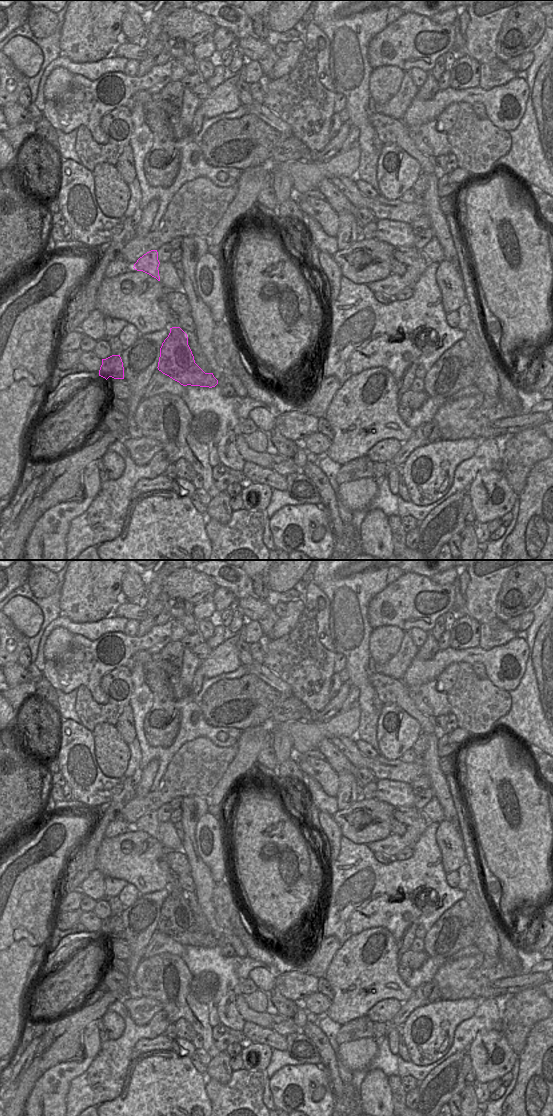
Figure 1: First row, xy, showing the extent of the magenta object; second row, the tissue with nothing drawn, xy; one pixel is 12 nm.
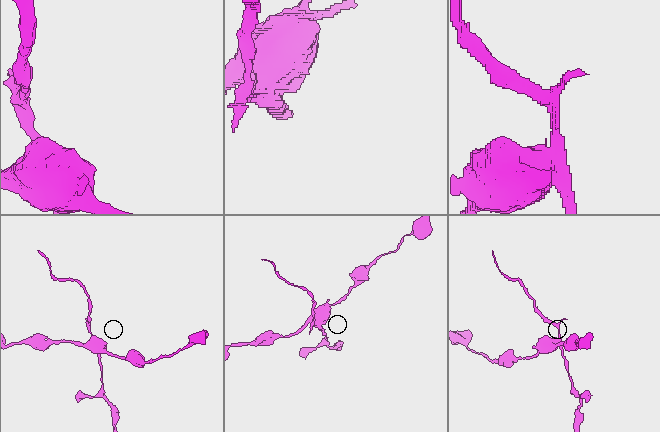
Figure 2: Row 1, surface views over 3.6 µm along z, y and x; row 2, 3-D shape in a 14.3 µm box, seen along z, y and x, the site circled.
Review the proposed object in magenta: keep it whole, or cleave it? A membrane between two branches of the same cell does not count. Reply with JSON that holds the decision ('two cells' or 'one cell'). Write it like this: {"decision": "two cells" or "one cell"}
{"decision": "two cells"}

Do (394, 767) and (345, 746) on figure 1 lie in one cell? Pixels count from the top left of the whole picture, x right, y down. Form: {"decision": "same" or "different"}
{"decision": "same"}

